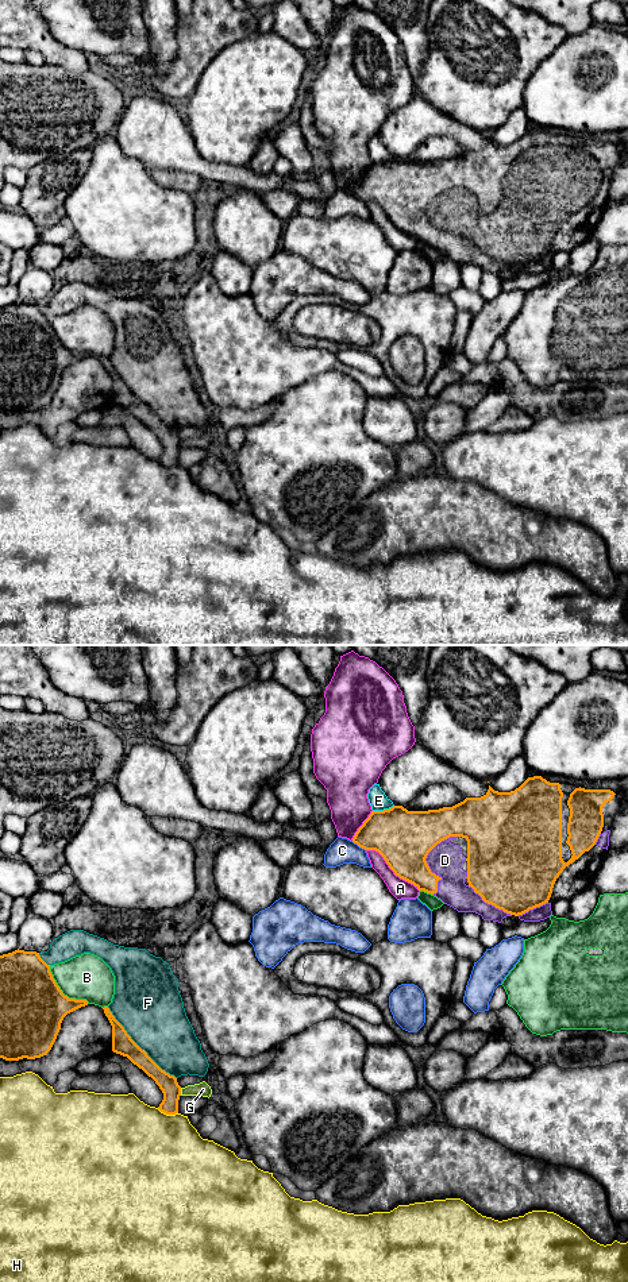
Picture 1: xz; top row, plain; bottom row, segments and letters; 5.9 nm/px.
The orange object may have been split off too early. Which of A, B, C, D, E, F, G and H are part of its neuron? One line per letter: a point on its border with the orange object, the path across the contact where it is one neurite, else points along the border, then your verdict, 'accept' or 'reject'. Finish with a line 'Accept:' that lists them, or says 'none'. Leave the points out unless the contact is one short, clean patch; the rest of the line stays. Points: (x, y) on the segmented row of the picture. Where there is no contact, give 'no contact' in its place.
A: contact xz (390, 868); reject
B: contact xz (61, 992); reject
C: contact xz (358, 845); reject
D: contact xz (426, 861); accept
E: contact xz (384, 810); reject
F: contact xz (137, 1045); reject
G: contact xz (180, 1092); border xz (180, 1088), (181, 1095); reject
H: contact xz (168, 1113); reject
Accept: D

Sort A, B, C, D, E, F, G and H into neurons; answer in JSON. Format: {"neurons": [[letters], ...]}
{"neurons": [["A"], ["B"], ["C"], ["D"], ["E"], ["F"], ["G"], ["H"]]}

